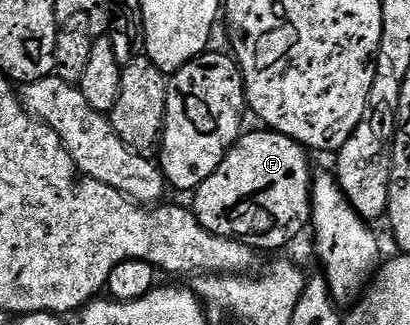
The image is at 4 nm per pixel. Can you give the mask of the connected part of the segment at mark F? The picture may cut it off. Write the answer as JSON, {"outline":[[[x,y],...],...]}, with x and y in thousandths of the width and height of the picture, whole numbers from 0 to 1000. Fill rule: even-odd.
{"outline":[[[629,397],[615,412],[585,412],[563,446],[563,465],[539,492],[529,529],[520,529],[510,554],[500,554],[471,588],[471,655],[505,711],[541,732],[595,745],[622,775],[680,769],[688,757],[705,754],[739,705],[751,705],[763,557],[763,520],[759,523],[759,498],[749,489],[754,474],[732,437],[717,437],[705,418],[678,412],[673,400]]]}

